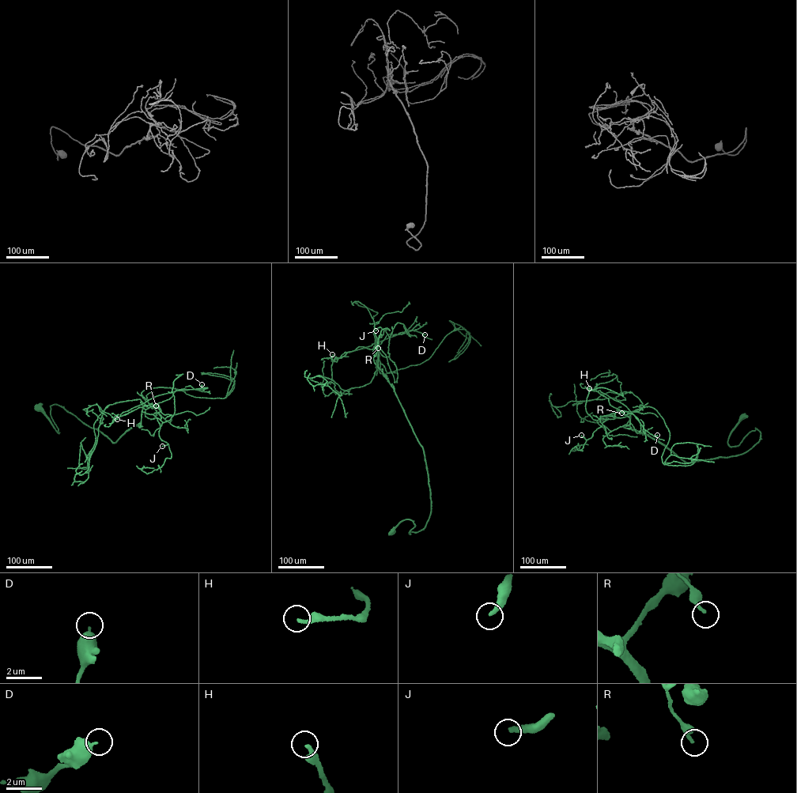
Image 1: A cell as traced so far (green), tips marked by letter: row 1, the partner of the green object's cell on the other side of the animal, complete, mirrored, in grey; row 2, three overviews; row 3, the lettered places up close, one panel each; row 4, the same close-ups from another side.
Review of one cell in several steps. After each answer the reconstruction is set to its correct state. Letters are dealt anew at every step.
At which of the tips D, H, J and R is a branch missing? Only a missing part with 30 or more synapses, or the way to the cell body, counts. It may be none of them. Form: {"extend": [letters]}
{"extend": ["J"]}

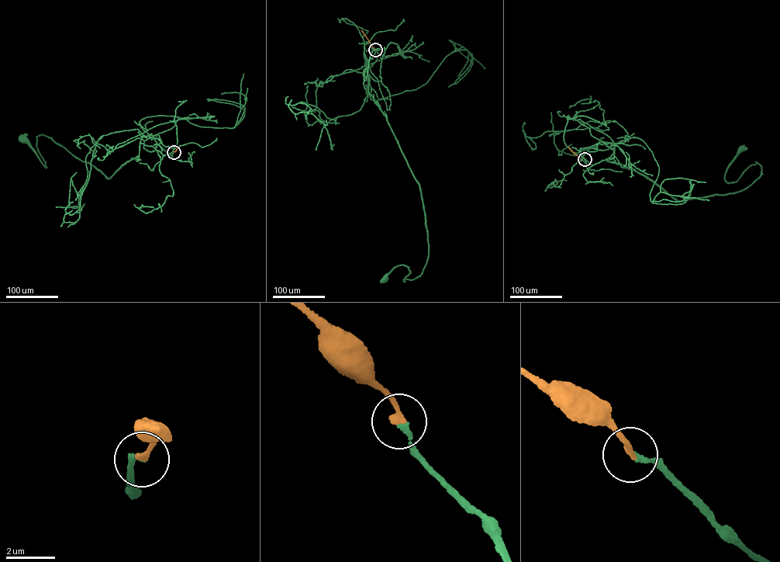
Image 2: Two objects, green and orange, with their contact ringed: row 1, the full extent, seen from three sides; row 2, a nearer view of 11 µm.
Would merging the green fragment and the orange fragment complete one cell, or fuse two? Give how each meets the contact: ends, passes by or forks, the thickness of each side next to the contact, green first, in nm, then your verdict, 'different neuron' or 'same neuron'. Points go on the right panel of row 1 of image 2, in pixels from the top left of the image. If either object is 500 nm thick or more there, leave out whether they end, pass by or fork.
green ends | orange ends | 170/240 nm | same neuron

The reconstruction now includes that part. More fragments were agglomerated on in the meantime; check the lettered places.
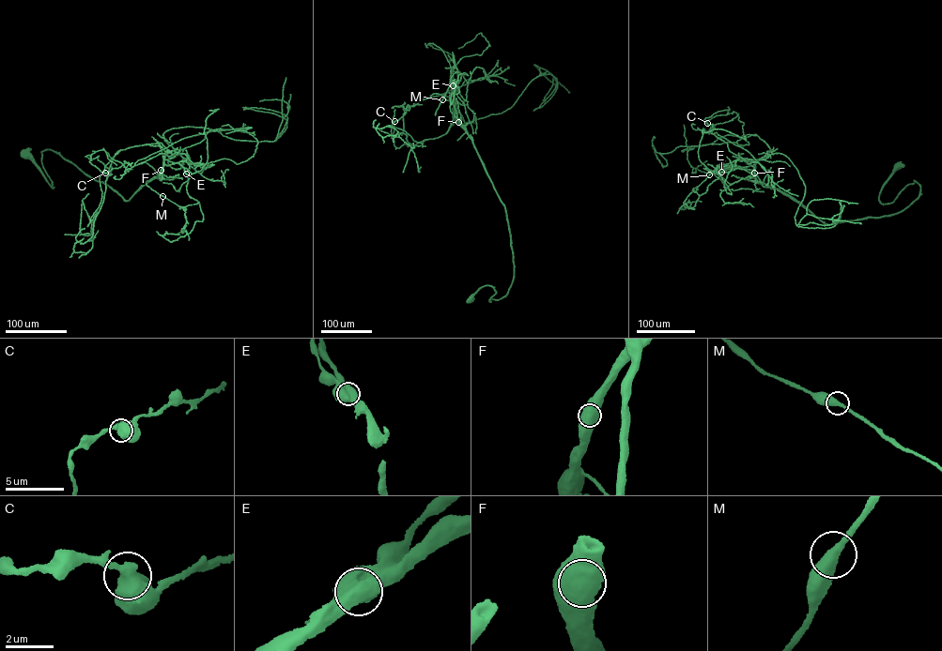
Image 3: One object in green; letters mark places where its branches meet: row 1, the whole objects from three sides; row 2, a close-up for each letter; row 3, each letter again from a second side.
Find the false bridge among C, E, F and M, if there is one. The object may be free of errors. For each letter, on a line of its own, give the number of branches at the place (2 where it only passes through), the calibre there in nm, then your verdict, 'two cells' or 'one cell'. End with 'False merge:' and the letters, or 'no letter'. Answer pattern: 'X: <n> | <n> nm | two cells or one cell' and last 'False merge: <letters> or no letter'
C: 2 | 700 nm | one cell
E: 2 | 950 nm | two cells
F: 1 | 1050 nm | one cell
M: 2 | 480 nm | one cell
False merge: E

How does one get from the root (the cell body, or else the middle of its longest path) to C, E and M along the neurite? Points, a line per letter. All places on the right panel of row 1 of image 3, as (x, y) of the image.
C: (898, 165), (879, 199), (914, 180), (907, 206), (826, 224), (757, 180), (770, 148), (738, 114), (707, 123)
E: (898, 165), (879, 199), (893, 202), (914, 180), (919, 193), (907, 206), (828, 224), (752, 170), (721, 172)
M: (898, 165), (879, 199), (893, 202), (914, 180), (907, 206), (828, 224), (738, 166), (680, 208), (709, 174)

